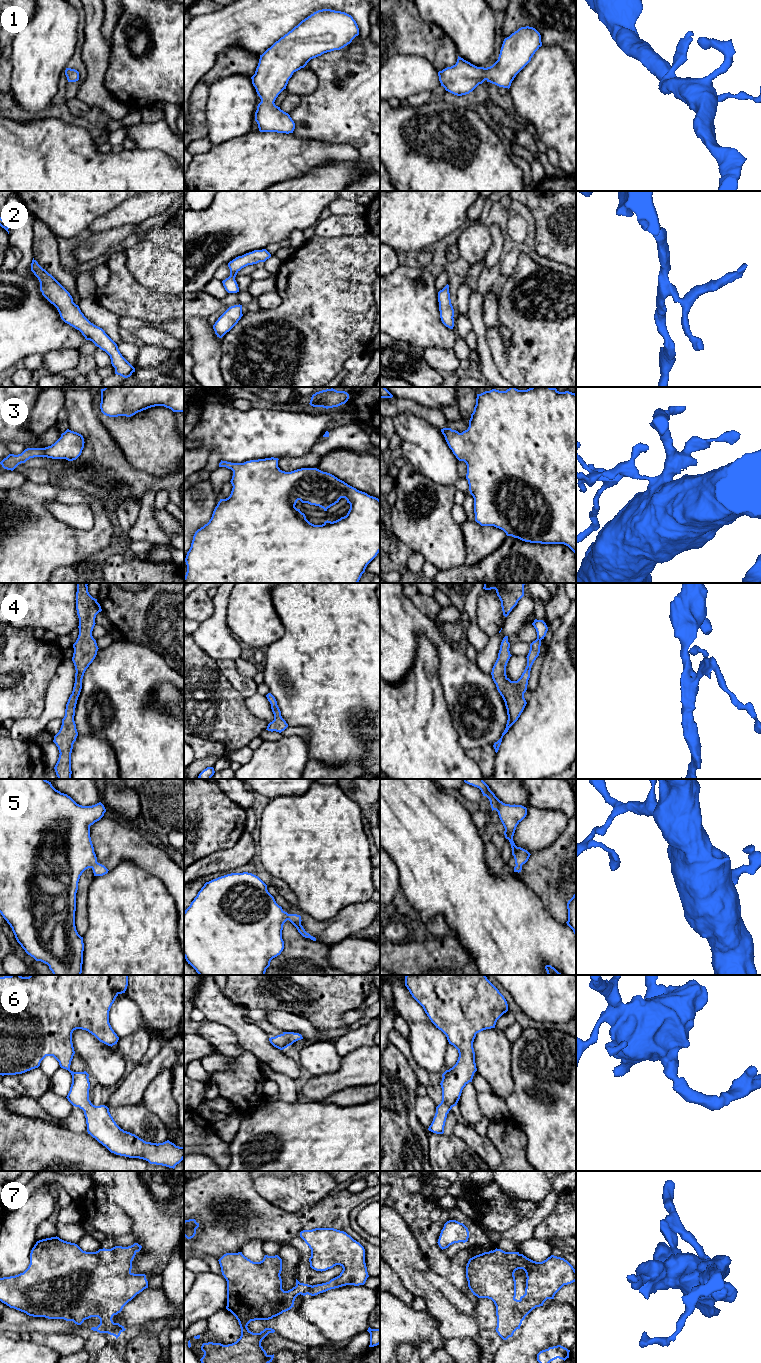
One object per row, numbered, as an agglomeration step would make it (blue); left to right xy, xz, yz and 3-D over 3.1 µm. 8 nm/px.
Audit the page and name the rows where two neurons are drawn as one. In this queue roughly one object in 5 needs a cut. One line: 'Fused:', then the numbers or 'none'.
Fused: none

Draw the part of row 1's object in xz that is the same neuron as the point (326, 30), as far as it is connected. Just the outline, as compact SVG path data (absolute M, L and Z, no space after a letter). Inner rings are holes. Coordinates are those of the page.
M322 9L302 20L260 55L255 74L251 77L252 84L261 99L255 112L259 131L293 133L295 123L288 113L275 105L276 98L286 89L294 72L304 68L313 58L344 48L358 35L358 25L351 15L341 11Z

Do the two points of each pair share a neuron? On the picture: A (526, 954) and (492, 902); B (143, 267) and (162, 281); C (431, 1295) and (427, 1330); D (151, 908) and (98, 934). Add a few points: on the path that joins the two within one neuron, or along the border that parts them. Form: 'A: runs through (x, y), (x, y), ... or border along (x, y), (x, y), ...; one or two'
A: runs through (513, 941), (492, 915); one
B: runs through (148, 269), (157, 276); one
C: border along (426, 1309), (436, 1321), (440, 1334); two
D: runs through (138, 921), (125, 934), (111, 934); one

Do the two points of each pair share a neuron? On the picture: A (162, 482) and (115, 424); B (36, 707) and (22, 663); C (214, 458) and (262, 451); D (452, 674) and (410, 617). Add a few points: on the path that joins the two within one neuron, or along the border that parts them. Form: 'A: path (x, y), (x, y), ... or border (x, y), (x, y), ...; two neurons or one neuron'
A: border (135, 468), (154, 476), (173, 474); two neurons
B: path (26, 696), (26, 674); one neuron
C: border (209, 453), (217, 453), (221, 459); two neurons
D: path (451, 659), (445, 648), (425, 627); one neuron

